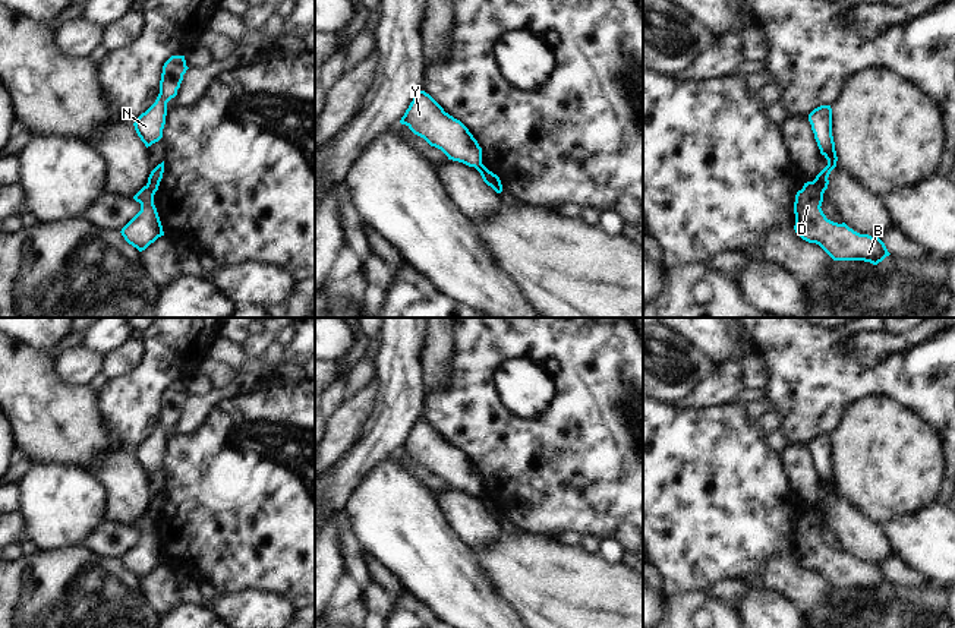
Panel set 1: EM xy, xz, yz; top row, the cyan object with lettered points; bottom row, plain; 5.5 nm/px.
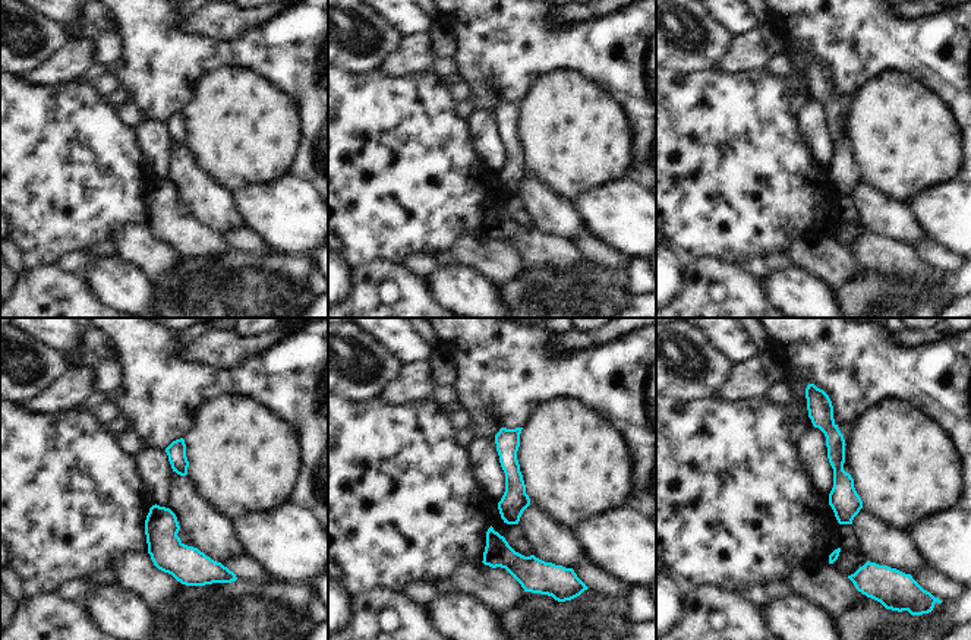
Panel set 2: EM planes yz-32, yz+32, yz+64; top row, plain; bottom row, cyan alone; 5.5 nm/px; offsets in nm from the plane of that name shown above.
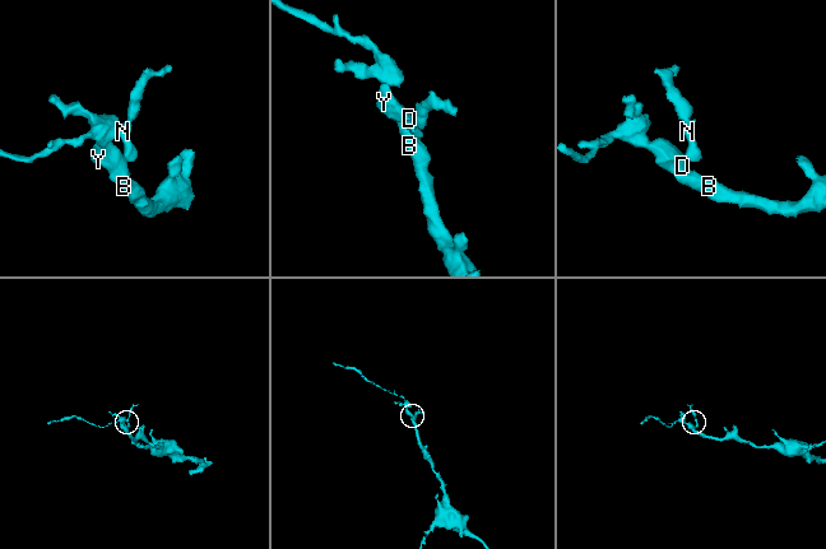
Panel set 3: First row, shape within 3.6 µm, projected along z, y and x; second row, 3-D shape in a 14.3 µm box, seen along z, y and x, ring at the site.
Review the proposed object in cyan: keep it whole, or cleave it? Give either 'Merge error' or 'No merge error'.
Merge error.

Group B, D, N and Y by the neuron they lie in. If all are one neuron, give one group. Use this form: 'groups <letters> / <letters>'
groups B D Y / N

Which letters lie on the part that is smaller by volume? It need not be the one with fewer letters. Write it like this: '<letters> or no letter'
N

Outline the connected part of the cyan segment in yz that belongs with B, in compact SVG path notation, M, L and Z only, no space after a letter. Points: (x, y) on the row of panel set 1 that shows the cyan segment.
M813 182L804 183L794 202L795 233L809 243L819 244L833 261L864 261L873 265L891 253L879 237L860 234L845 223L826 218L822 211L823 195Z

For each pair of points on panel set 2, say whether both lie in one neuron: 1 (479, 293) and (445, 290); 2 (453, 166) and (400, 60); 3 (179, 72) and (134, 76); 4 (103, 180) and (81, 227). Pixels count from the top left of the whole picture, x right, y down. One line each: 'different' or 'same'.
1: same
2: different
3: same
4: same

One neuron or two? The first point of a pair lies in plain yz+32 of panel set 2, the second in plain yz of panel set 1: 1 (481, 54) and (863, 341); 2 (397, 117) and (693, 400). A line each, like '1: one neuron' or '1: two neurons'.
1: two neurons
2: two neurons

